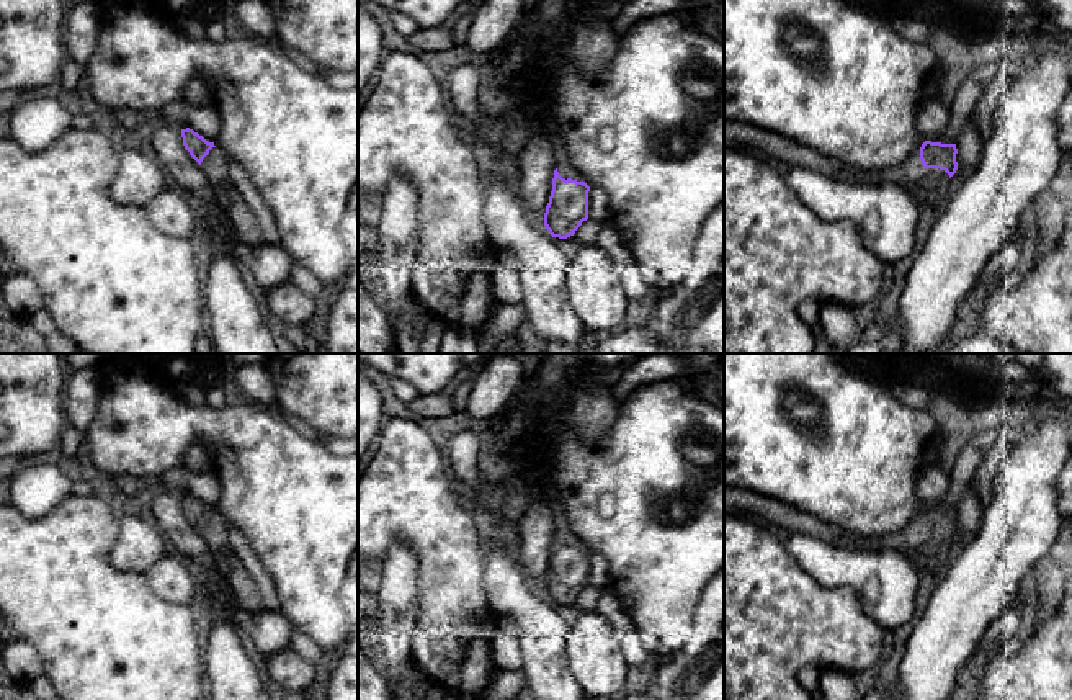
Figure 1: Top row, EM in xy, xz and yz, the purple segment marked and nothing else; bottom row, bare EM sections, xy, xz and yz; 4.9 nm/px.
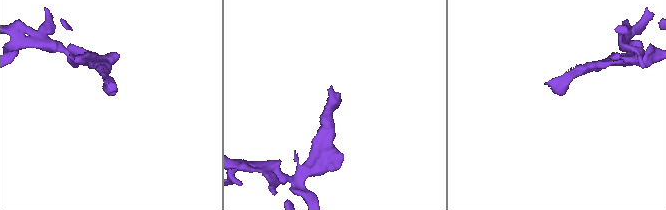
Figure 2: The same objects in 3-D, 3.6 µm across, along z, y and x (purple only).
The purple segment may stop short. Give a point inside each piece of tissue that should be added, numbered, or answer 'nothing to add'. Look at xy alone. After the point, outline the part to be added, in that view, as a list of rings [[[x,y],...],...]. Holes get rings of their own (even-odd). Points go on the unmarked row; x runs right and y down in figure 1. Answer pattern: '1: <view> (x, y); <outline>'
1: xy (245, 594); [[[212,514],[209,520],[203,525],[201,533],[206,536],[208,546],[217,558],[217,569],[234,587],[234,599],[237,605],[250,613],[263,612],[263,599],[243,564],[230,551],[226,528],[216,514]]]

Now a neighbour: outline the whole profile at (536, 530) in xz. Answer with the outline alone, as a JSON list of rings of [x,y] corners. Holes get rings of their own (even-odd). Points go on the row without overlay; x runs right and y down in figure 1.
[[[538,479],[534,492],[520,520],[520,545],[516,558],[534,584],[544,590],[544,579],[552,558],[556,509],[549,487]]]

